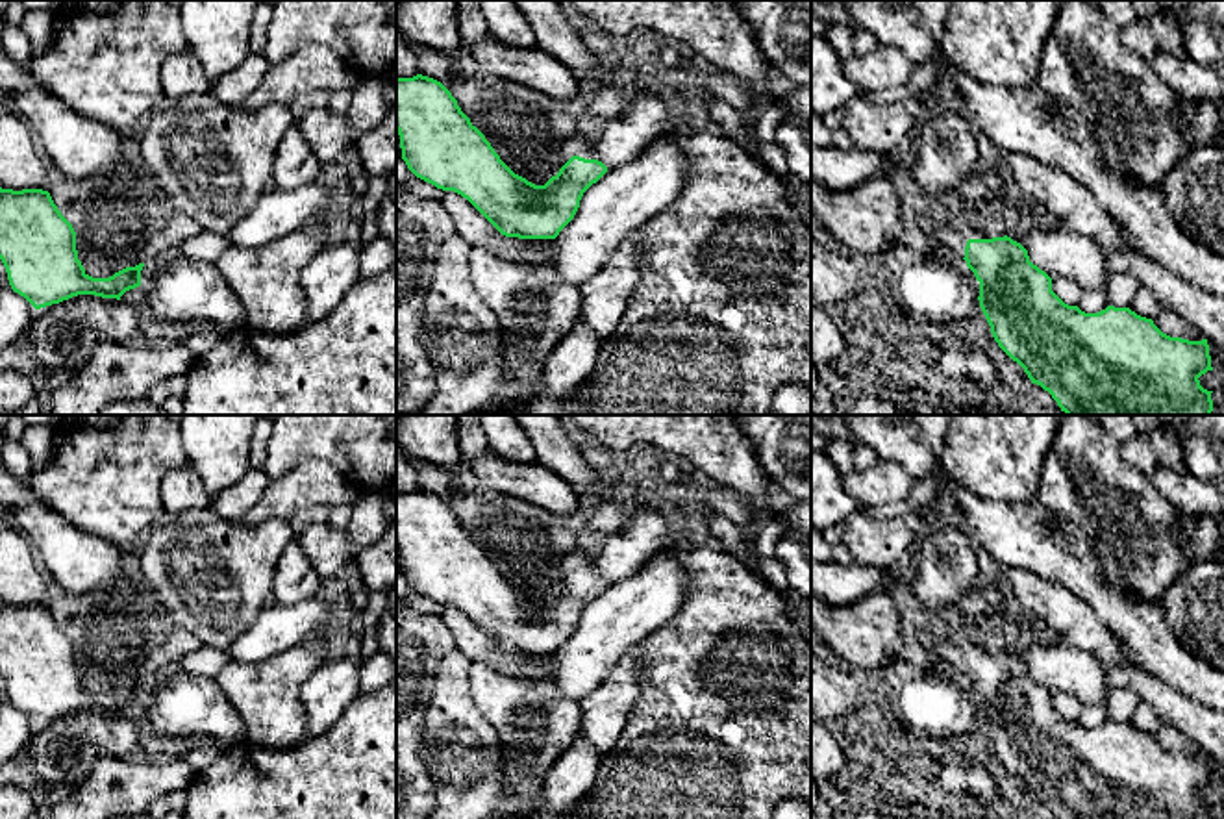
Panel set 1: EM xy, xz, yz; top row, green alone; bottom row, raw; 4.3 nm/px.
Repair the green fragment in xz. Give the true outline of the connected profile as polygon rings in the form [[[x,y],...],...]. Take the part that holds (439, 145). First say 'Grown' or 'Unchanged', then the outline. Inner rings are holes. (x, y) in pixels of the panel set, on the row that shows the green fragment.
Grown. [[[422,74],[396,78],[396,132],[402,159],[417,178],[461,195],[506,237],[556,239],[574,219],[583,193],[607,174],[596,143],[589,143],[581,133],[561,143],[563,167],[556,176],[544,185],[528,182],[500,159],[452,93],[441,82]]]

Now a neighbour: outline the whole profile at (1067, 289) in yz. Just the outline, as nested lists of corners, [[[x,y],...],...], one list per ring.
[[[1068,276],[1052,278],[1052,291],[1068,306],[1076,306],[1081,300],[1081,287]]]

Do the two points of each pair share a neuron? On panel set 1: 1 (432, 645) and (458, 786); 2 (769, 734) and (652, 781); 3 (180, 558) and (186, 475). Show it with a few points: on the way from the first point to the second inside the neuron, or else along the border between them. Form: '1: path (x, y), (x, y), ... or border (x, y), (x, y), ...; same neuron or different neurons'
1: border (456, 649), (441, 660), (424, 712); different neurons
2: path (739, 734), (682, 781); same neuron
3: border (210, 504), (165, 517); different neurons

